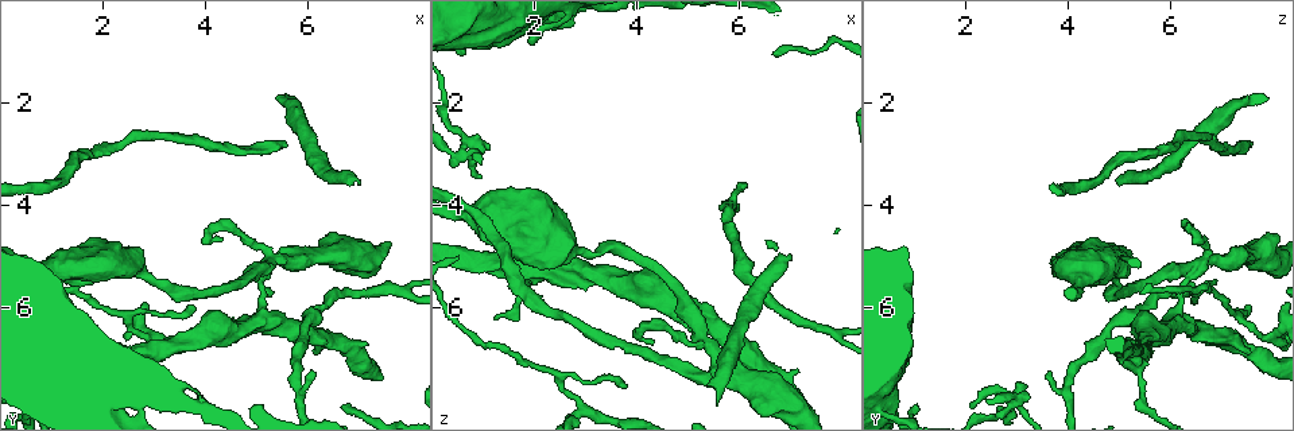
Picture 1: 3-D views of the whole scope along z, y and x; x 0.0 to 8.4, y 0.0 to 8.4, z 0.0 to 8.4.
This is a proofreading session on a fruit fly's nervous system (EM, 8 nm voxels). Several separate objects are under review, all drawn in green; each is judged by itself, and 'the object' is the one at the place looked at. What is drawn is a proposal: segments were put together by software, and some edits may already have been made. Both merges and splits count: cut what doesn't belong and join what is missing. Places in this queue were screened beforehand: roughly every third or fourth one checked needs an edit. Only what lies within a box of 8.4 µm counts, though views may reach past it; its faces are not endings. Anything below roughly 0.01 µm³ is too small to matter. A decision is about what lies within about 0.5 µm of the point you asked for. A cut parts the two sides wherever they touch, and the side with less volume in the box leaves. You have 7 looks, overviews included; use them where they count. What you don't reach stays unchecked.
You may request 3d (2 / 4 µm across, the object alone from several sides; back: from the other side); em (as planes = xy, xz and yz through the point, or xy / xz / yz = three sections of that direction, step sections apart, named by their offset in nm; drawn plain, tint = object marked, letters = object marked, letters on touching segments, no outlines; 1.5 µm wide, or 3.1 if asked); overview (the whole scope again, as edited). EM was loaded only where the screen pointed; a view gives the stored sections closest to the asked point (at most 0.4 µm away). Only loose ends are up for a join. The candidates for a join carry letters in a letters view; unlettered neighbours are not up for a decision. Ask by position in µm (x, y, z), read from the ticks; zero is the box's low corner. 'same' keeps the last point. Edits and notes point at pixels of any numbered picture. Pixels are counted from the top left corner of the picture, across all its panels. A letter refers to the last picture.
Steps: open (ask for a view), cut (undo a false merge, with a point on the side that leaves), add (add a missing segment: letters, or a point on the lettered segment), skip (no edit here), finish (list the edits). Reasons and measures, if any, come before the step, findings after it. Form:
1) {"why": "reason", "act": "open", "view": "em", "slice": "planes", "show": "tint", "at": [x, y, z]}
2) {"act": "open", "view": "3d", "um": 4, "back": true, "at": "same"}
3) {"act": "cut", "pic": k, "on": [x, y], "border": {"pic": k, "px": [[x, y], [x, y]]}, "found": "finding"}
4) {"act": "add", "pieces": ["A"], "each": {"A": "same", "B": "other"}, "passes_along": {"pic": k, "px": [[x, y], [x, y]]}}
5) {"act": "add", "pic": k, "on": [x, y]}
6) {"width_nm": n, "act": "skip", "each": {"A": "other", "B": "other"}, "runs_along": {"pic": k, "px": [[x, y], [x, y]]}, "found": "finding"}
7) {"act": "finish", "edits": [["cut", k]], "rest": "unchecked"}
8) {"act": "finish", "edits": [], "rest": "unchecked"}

{"why": "branch stops here", "act": "open", "view": "em", "slice": "planes", "show": "letters", "at": [6.10, 7.20, 3.60]}

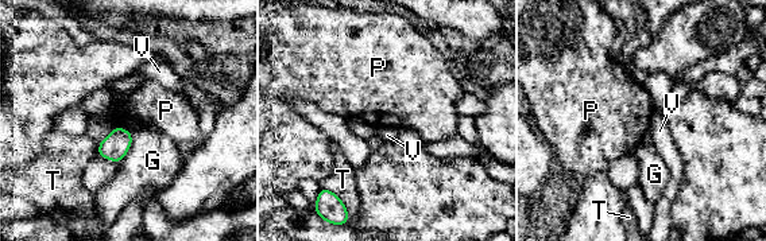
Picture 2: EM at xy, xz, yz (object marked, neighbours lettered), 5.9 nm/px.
{"act": "skip", "each": {"G": "other", "P": "other", "T": "other", "V": "other"}, "border": {"pic": 2, "px": [[113, 127], [122, 127], [130, 132]]}, "found": "no lettered segment goes on from it"}

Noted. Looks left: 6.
{"why": "thick turns thin", "act": "open", "view": "em", "slice": "planes", "show": "tint", "at": [5.10, 6.10, 6.10]}

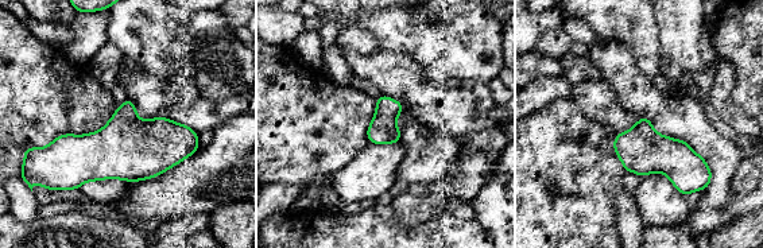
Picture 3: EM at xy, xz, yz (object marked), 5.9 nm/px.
{"why": "see the neighbours", "act": "open", "view": "em", "slice": "planes", "show": "letters", "at": "same"}

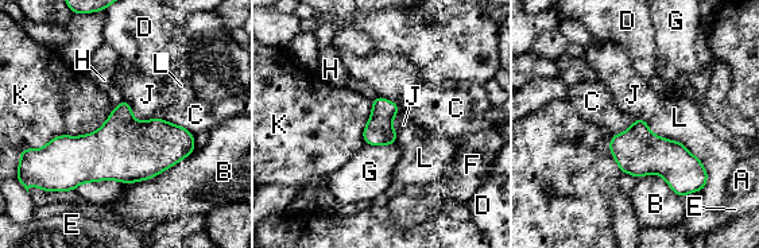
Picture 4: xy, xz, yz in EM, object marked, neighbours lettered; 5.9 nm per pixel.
{"act": "skip", "each": {"A": "other", "B": "other", "C": "other", "D": "other", "E": "other", "F": "other", "G": "other", "H": "other", "J": "other", "K": "other", "L": "other"}, "border": {"pic": 4, "px": [[124, 99], [138, 120], [155, 117]]}, "found": "one cell here"}

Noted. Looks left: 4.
{"act": "open", "view": "3d", "um": 2, "at": [5.60, 1.90, 7.85]}

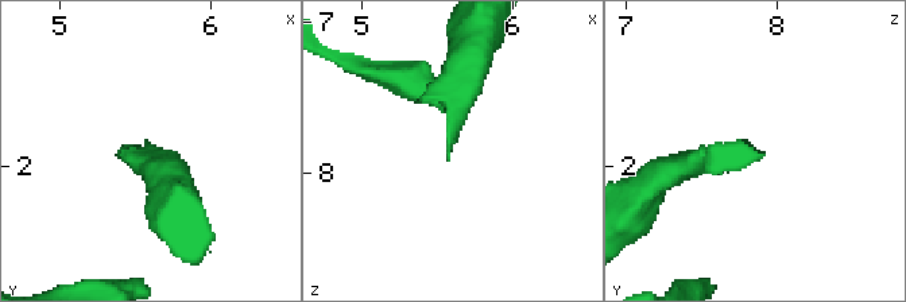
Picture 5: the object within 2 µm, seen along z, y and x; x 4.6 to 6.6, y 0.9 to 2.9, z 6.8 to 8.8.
{"act": "open", "view": "em", "slice": "planes", "show": "letters", "at": [5.58, 1.90, 7.88]}

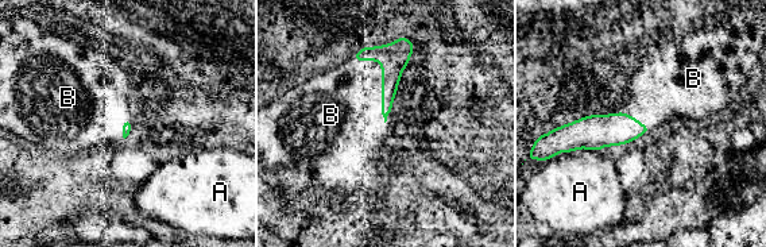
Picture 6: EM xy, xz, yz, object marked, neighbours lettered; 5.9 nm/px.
{"act": "add", "pieces": ["B"], "each": {"A": "other", "B": "same"}, "found": "the cell continues"}

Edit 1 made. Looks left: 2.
{"act": "finish", "edits": [["add", 6]], "rest": "unchecked"}

